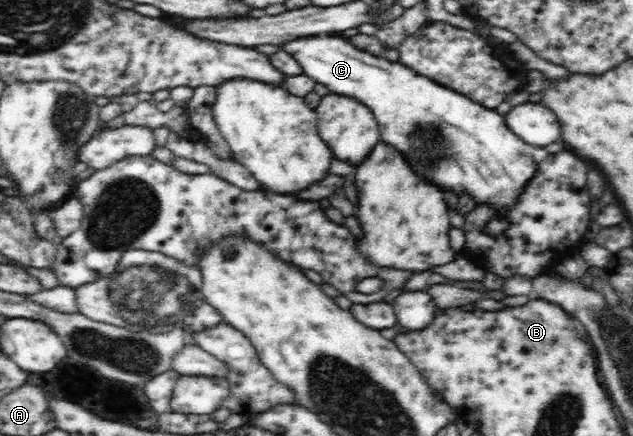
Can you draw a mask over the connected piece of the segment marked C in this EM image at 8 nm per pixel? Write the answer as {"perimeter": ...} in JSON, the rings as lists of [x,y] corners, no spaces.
{"perimeter":[[[341,34],[296,37],[292,41],[282,42],[281,47],[297,60],[306,76],[326,85],[331,93],[355,97],[361,104],[367,105],[377,120],[381,139],[400,148],[400,152],[408,152],[408,160],[416,164],[418,172],[432,176],[436,184],[444,184],[444,191],[451,190],[458,198],[466,192],[474,199],[474,204],[490,201],[500,209],[508,209],[517,203],[520,190],[536,172],[540,160],[548,156],[544,148],[528,144],[516,136],[505,123],[504,115],[436,84],[431,78],[392,60],[388,54],[376,56],[364,49],[356,49]]]}

